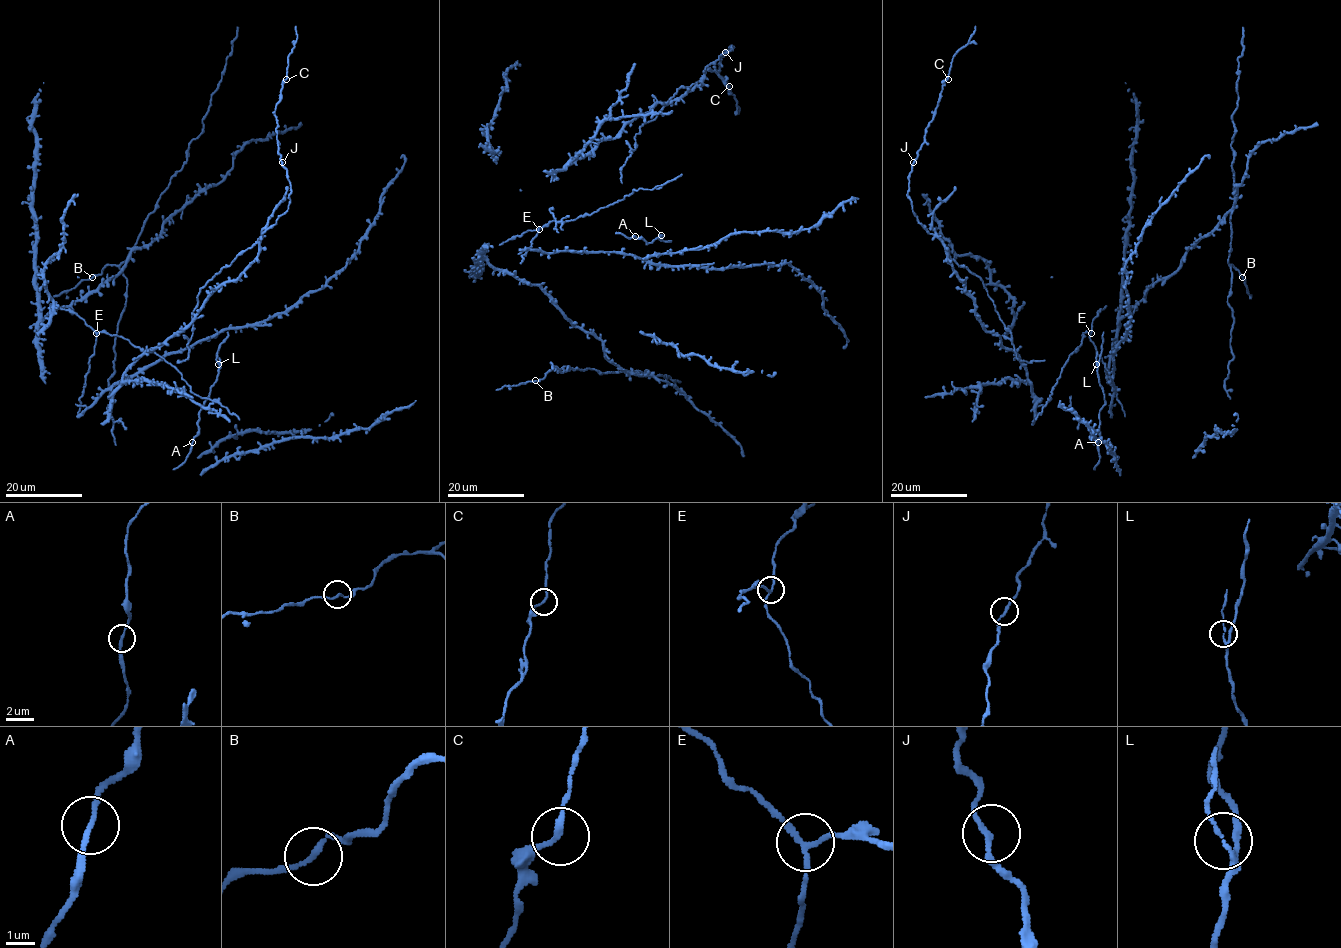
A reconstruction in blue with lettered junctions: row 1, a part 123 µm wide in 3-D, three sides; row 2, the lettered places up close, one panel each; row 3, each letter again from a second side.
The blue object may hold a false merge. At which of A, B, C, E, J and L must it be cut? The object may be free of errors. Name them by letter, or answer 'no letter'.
E

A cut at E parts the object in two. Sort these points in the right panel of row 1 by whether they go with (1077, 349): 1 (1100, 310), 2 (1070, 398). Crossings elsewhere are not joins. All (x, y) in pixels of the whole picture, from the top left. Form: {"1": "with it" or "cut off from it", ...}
{"1": "with it", "2": "cut off from it"}

